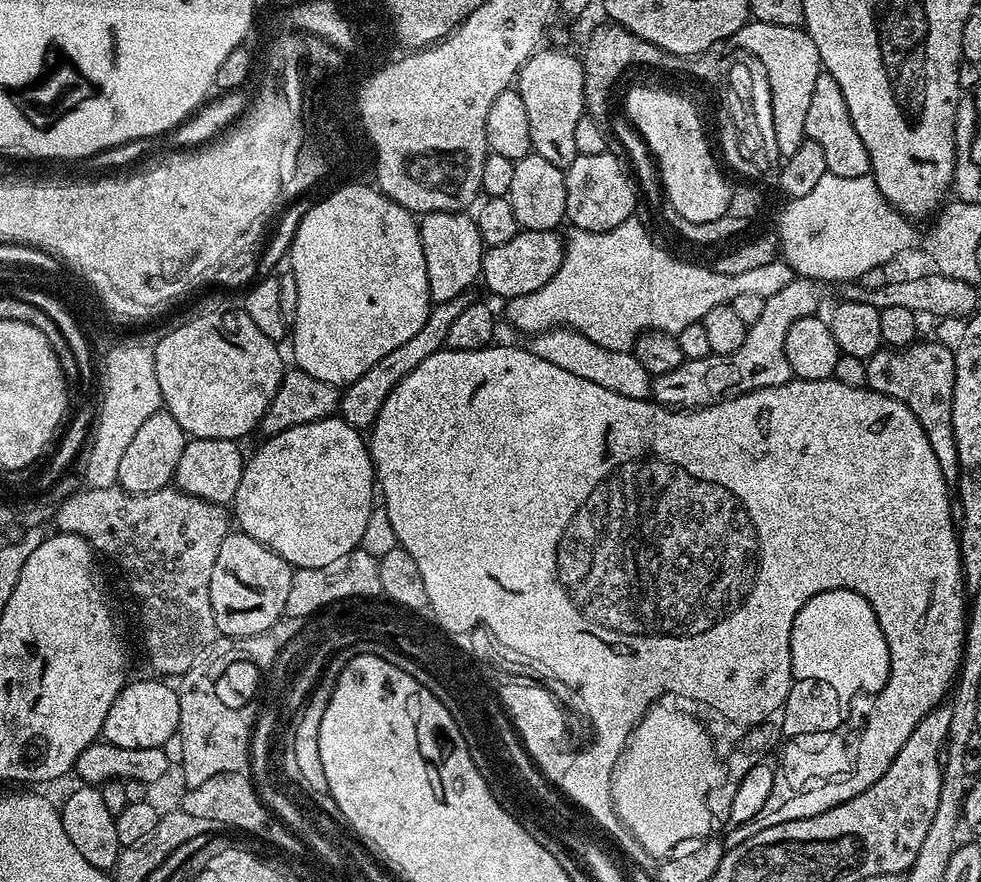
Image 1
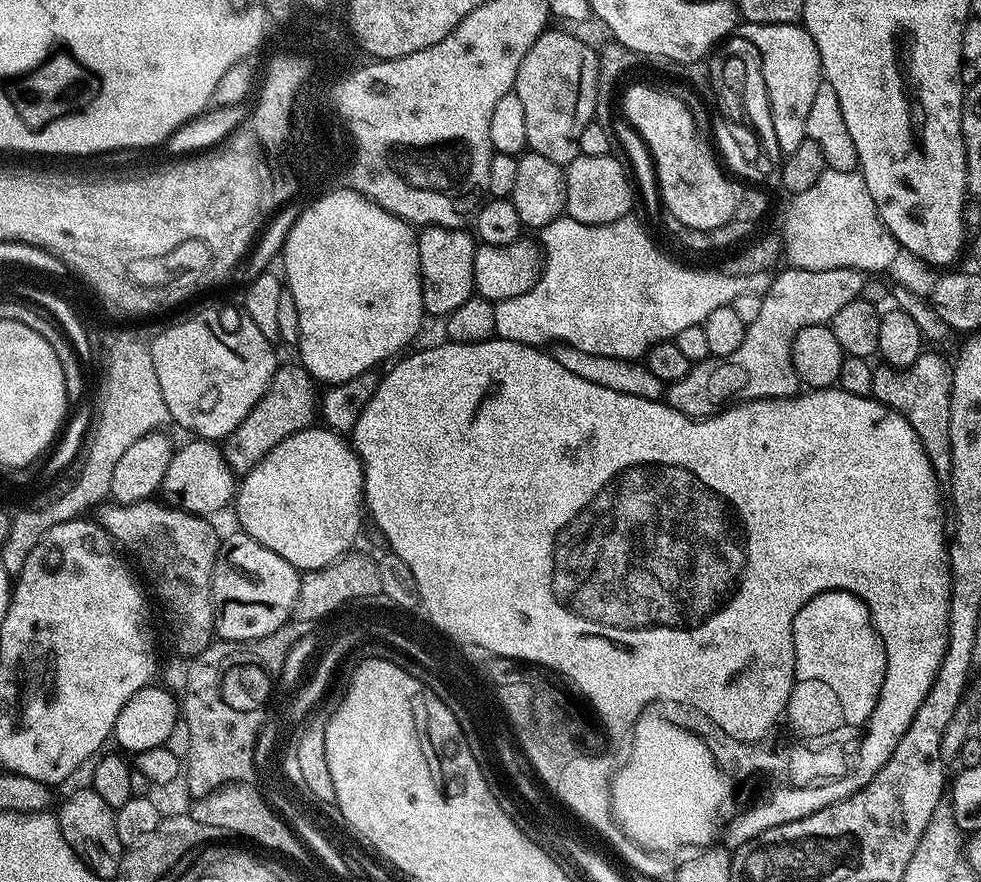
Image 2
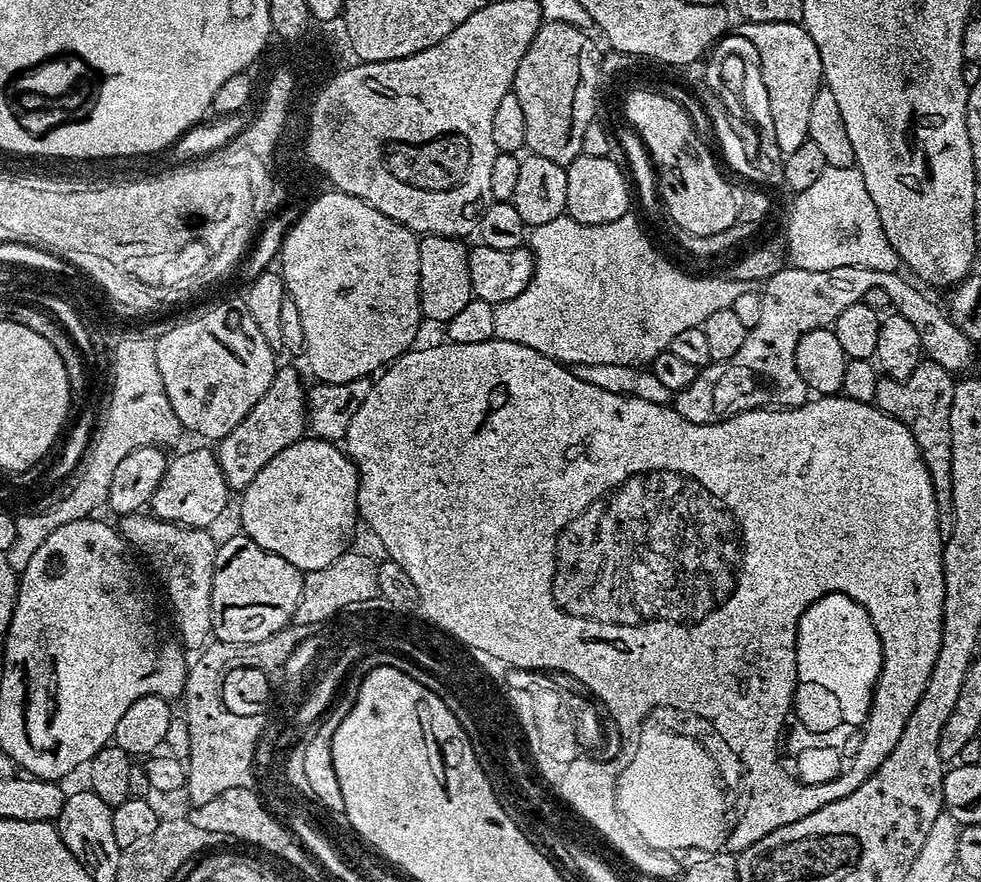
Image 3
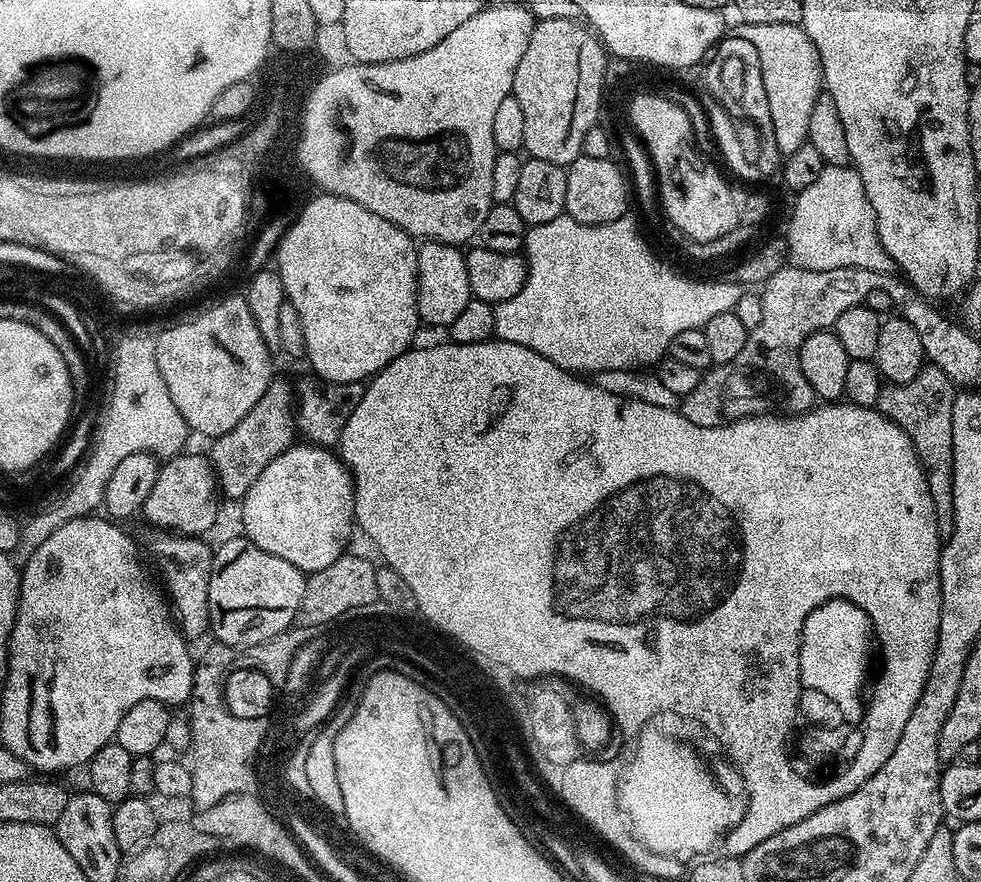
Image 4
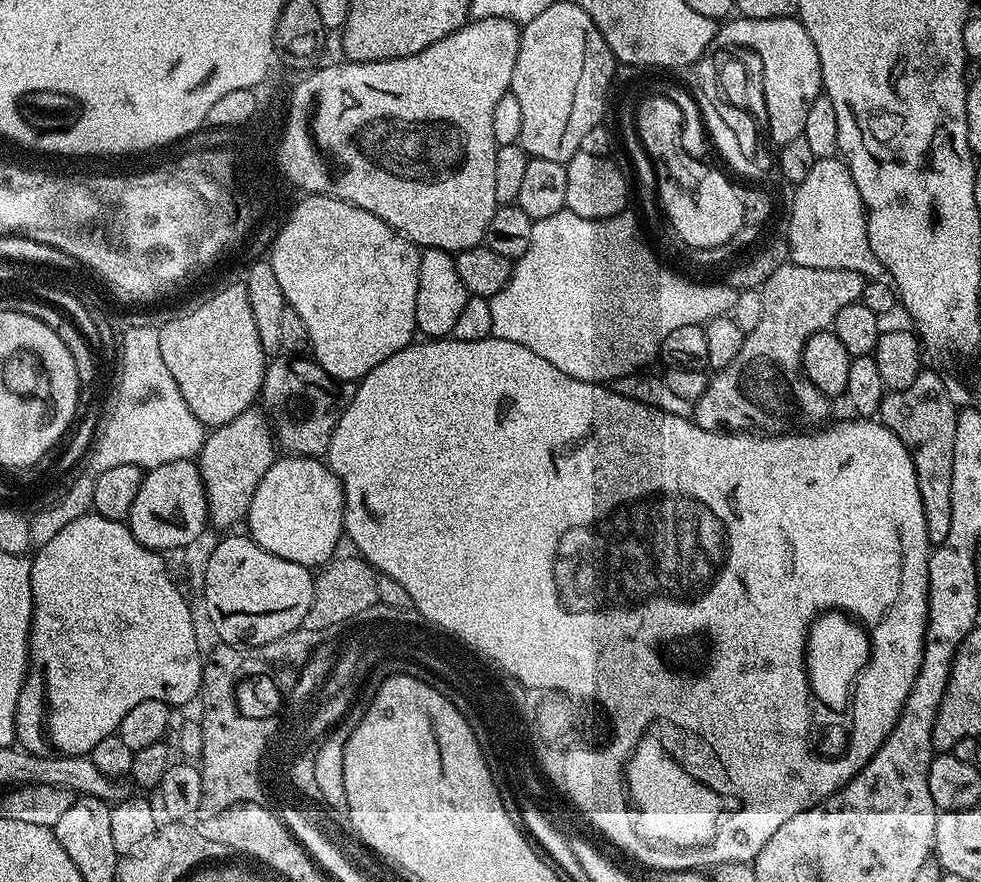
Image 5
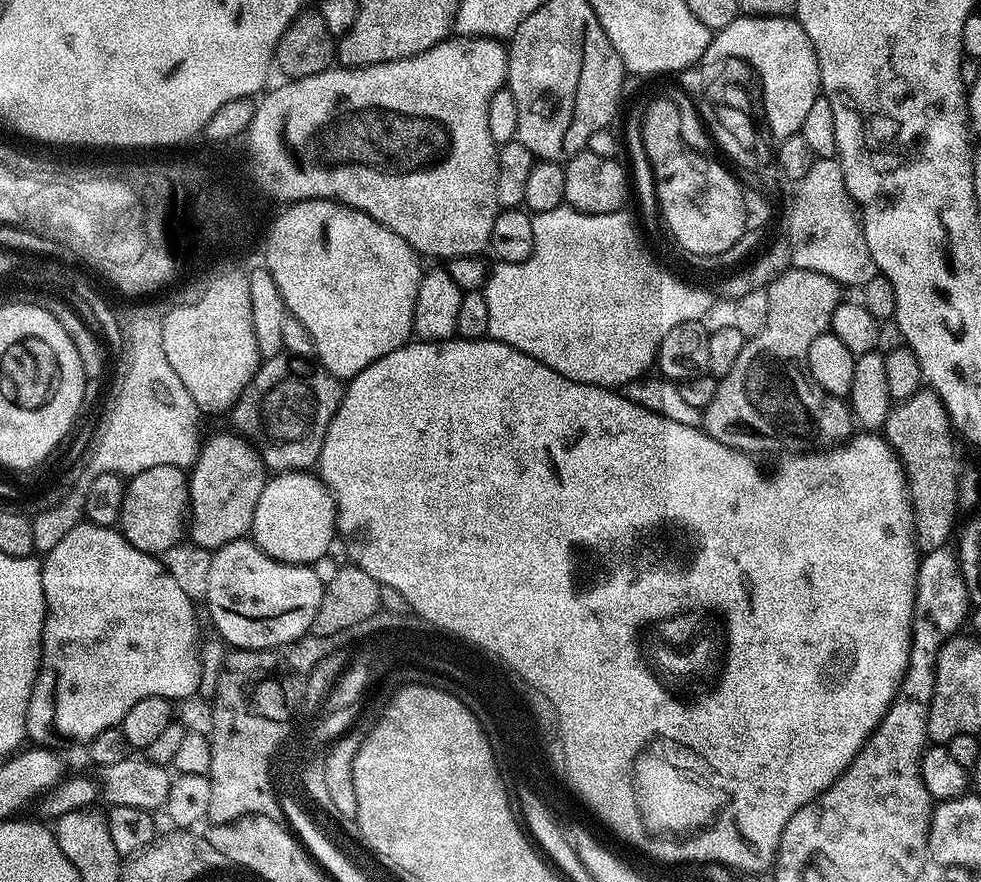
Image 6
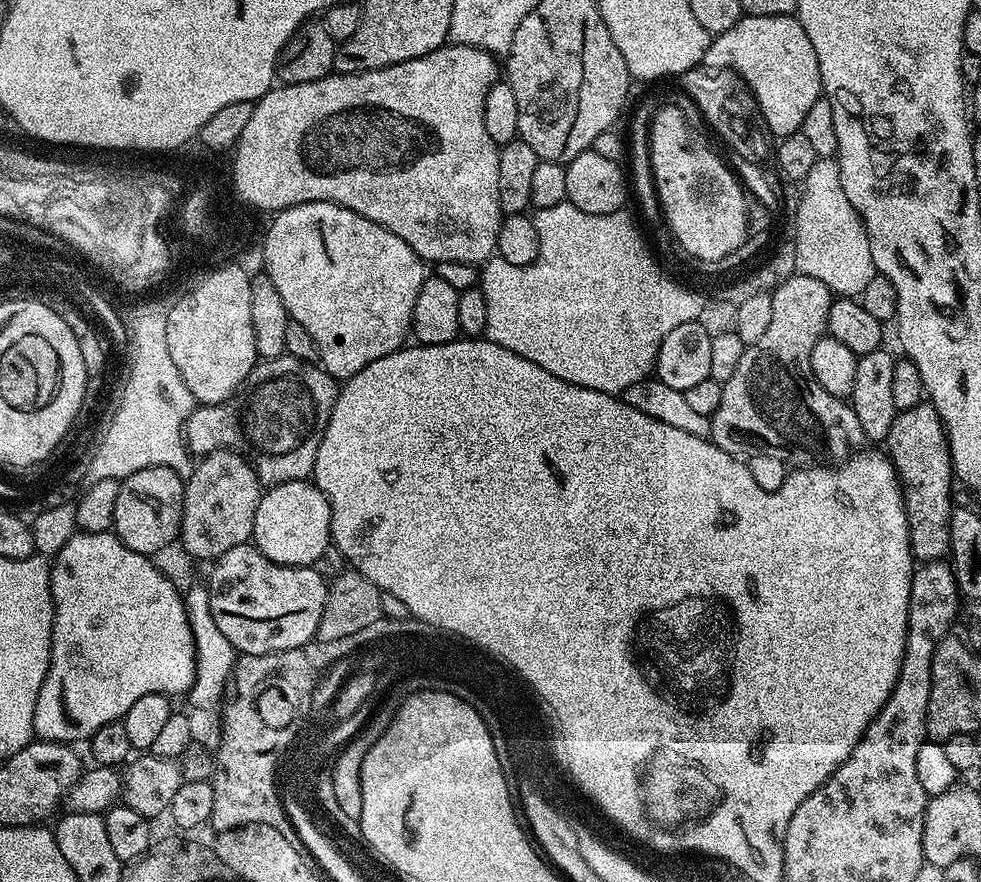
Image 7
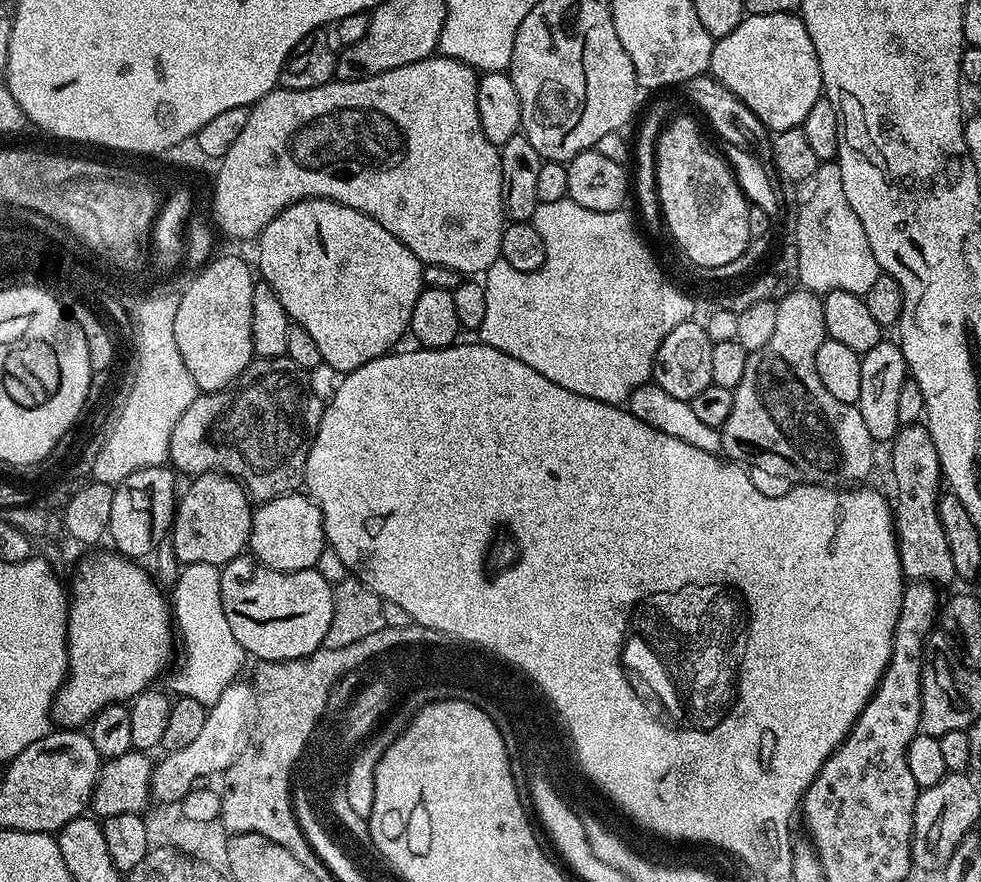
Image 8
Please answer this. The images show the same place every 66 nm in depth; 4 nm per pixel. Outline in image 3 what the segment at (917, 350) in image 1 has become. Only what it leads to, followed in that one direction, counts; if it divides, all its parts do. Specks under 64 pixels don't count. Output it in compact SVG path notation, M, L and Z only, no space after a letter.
M922 362L905 380L881 375L876 382L875 405L880 411L898 418L914 438L922 454L922 462L934 486L936 505L941 513L952 511L952 443L950 442L950 410L957 381L953 373L931 362Z

